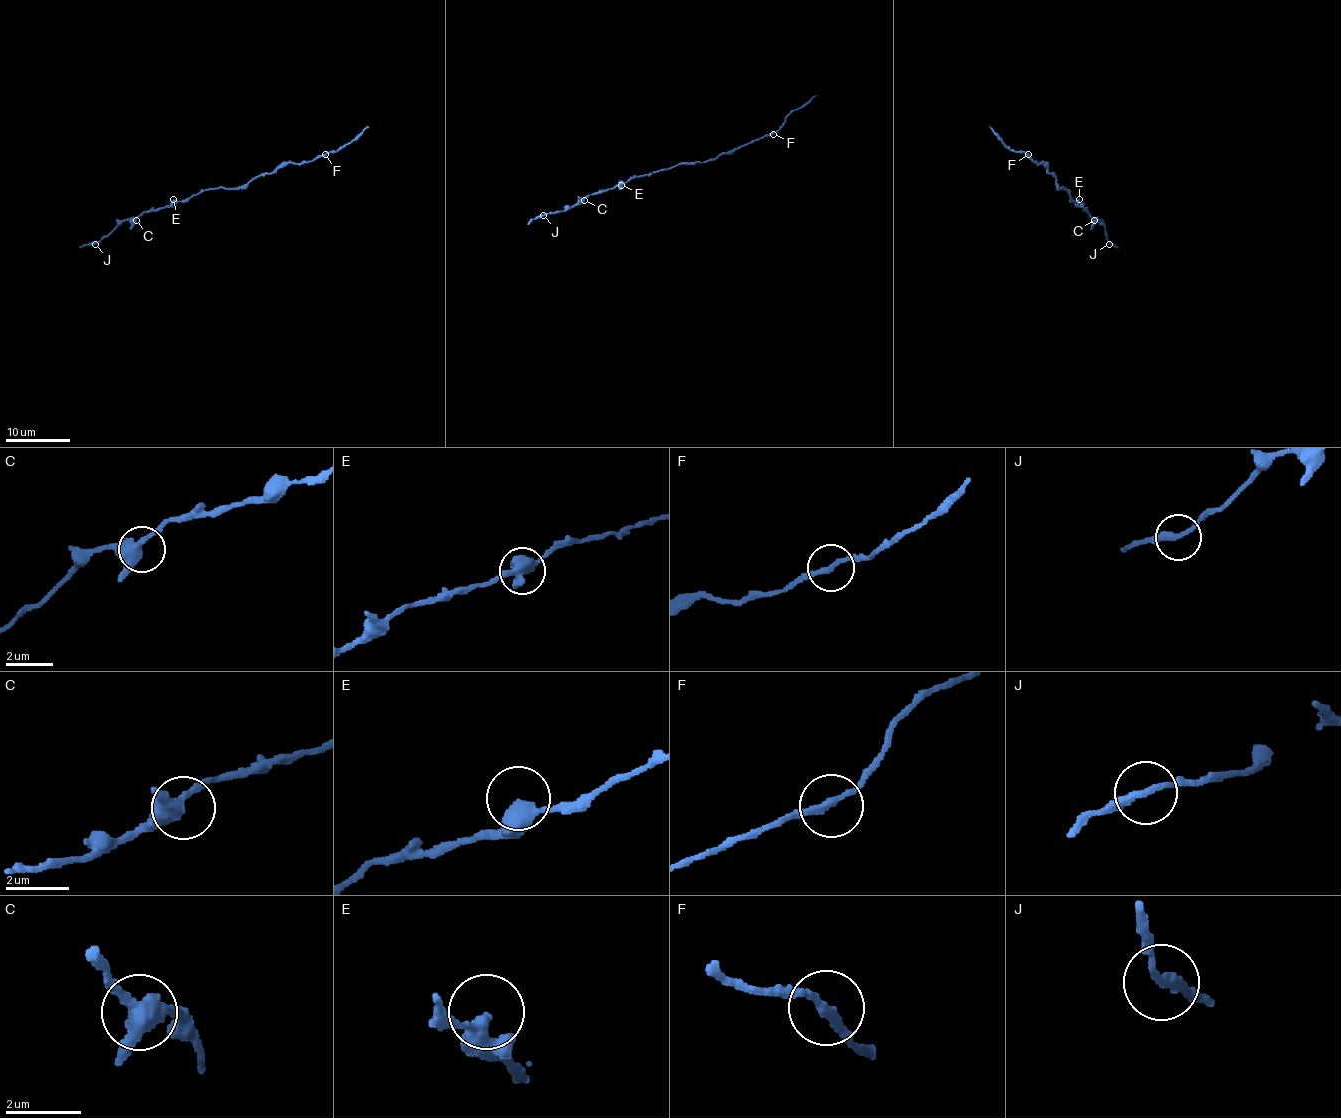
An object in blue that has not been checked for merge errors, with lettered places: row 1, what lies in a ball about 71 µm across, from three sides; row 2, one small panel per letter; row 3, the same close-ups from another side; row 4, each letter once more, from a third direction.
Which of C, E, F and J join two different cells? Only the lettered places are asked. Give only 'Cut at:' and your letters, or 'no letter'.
Cut at: no letter

